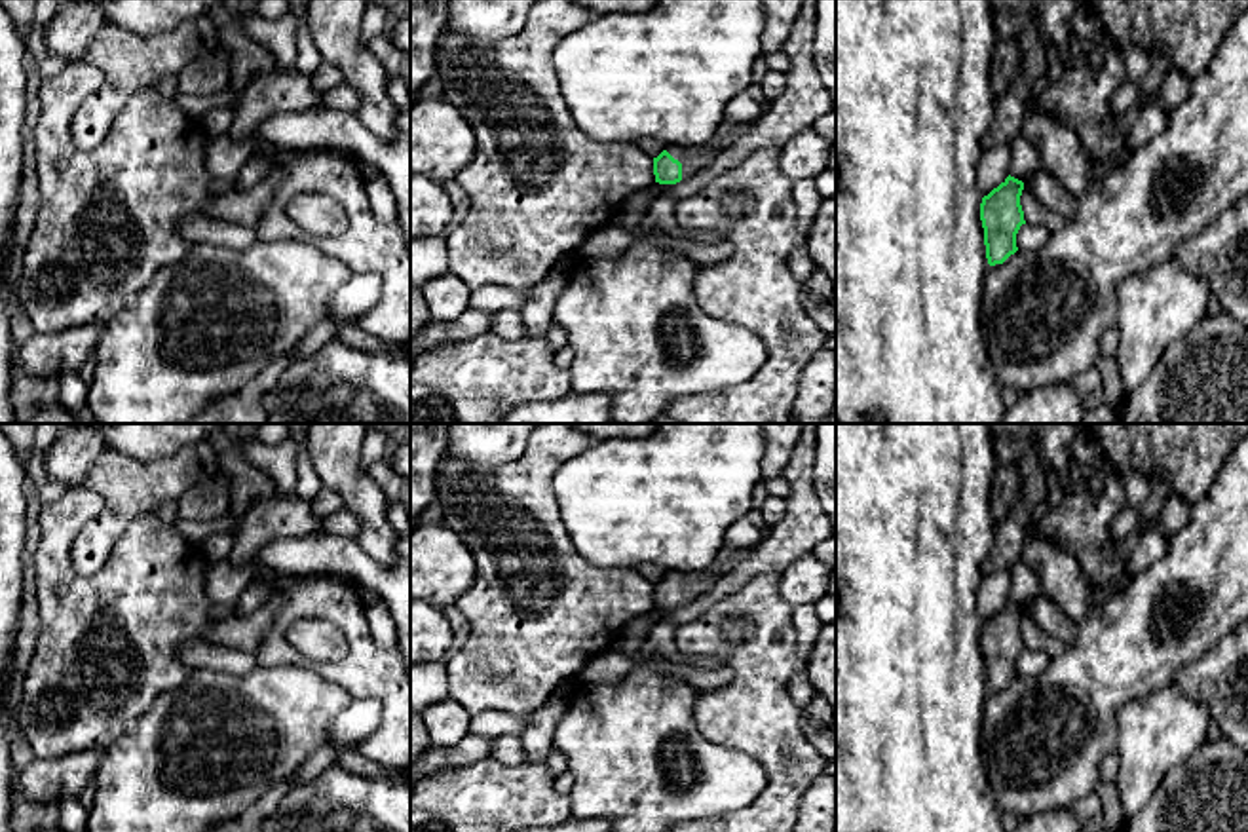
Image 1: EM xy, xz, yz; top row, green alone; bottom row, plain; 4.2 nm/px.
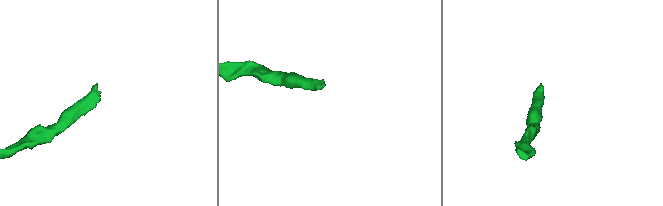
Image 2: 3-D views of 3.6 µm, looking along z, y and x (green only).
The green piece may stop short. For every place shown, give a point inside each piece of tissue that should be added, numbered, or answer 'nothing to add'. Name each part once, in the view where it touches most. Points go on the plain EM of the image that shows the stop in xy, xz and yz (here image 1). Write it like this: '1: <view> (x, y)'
1: xz (694, 584)

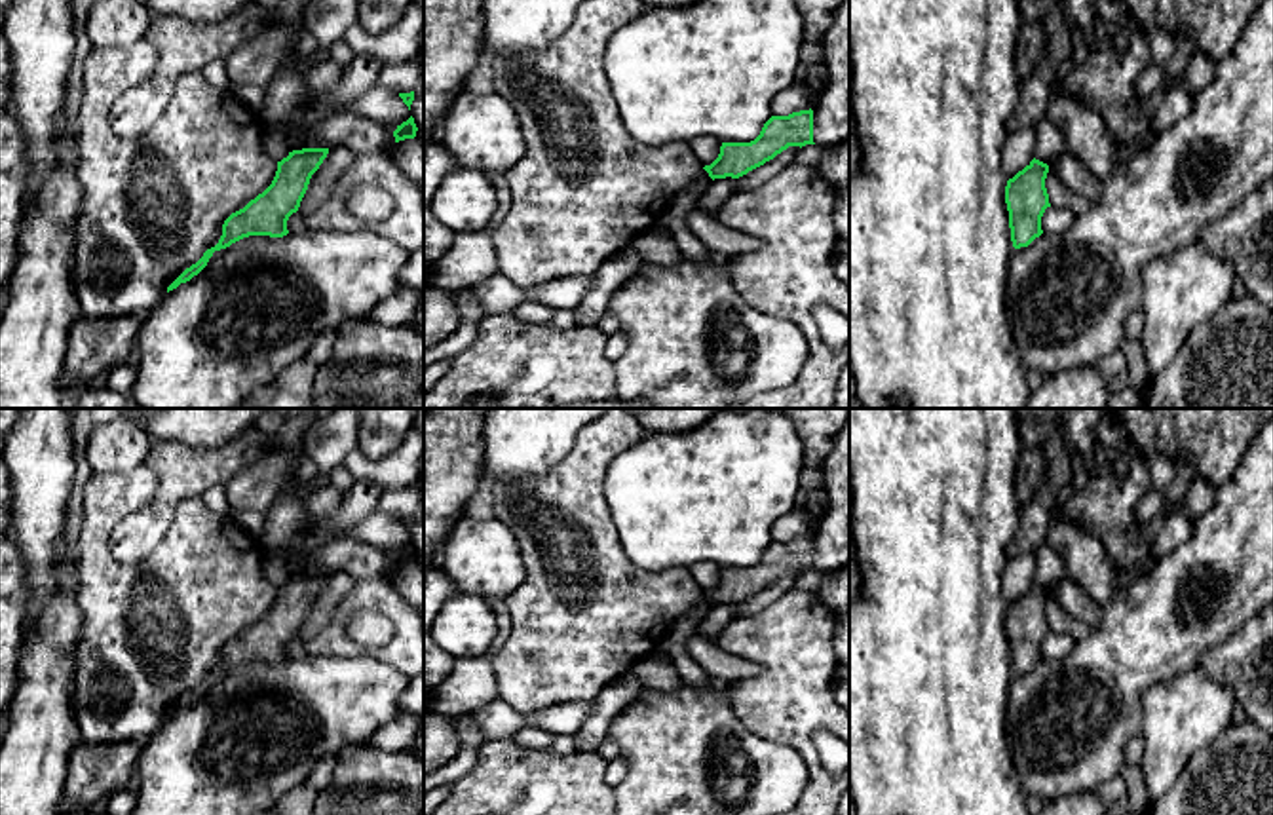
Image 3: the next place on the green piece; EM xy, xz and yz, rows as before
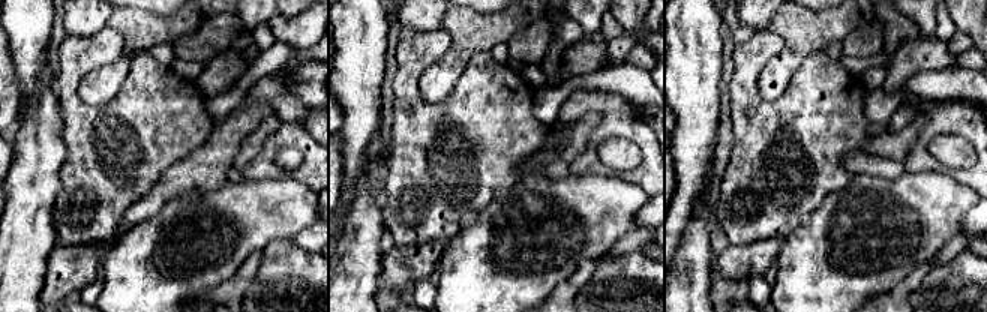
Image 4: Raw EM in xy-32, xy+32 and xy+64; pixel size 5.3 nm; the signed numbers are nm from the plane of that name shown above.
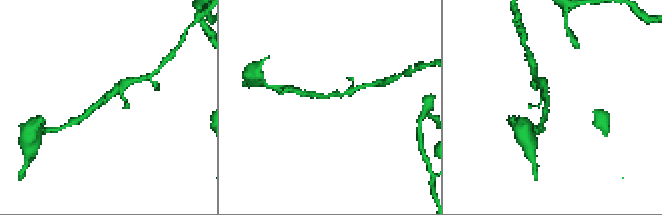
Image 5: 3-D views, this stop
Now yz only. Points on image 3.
nothing to add

